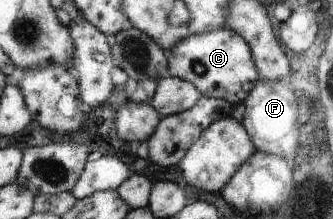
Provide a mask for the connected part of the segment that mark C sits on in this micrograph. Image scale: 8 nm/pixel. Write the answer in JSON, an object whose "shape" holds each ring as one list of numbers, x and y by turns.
{"shape":[[223,27,209,33,193,35,175,45,175,48,164,50,164,54,171,76,198,86,204,96,225,99,234,106,246,103,249,93,254,91,259,81,258,69,249,43,233,29]]}

